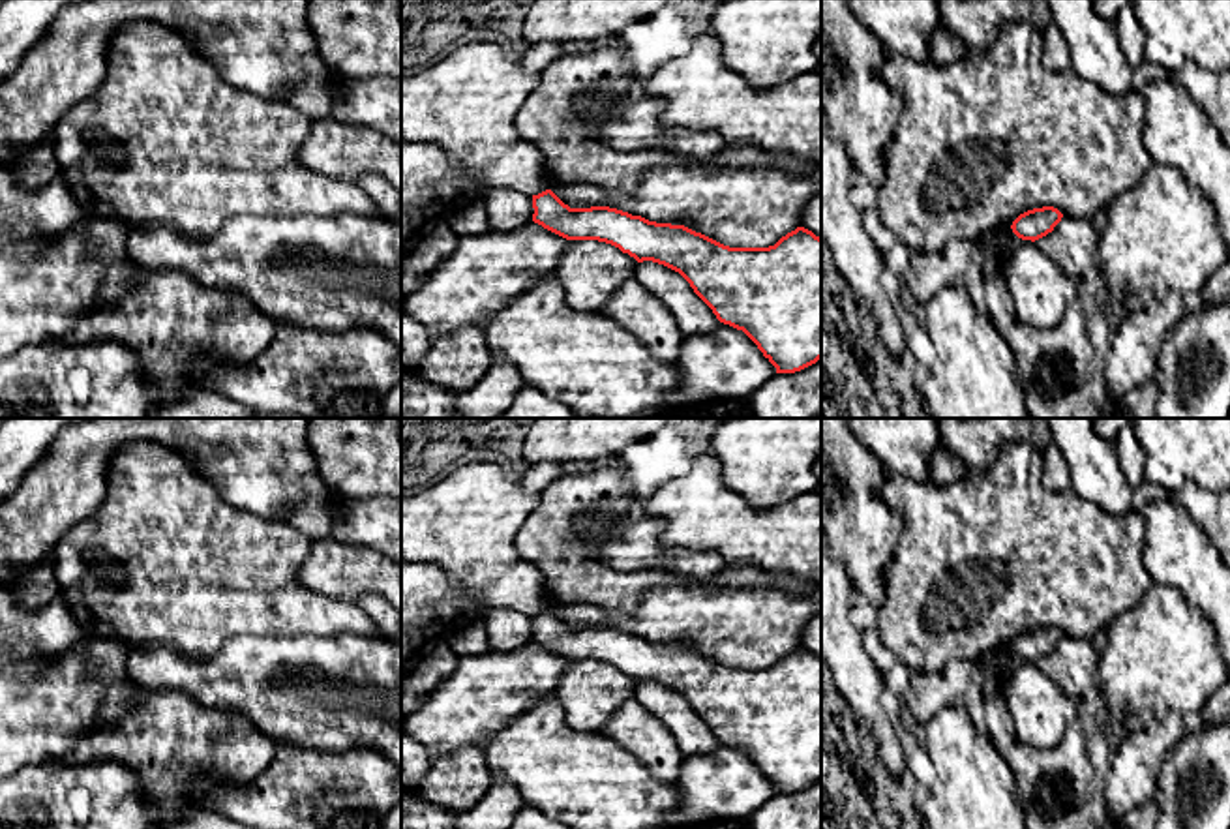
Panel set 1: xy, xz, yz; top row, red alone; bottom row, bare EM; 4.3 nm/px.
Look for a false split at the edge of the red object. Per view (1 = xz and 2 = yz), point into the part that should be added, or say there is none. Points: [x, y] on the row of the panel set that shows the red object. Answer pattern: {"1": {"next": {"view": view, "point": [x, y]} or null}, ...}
{"1": {"next": null}, "2": {"next": null}}

